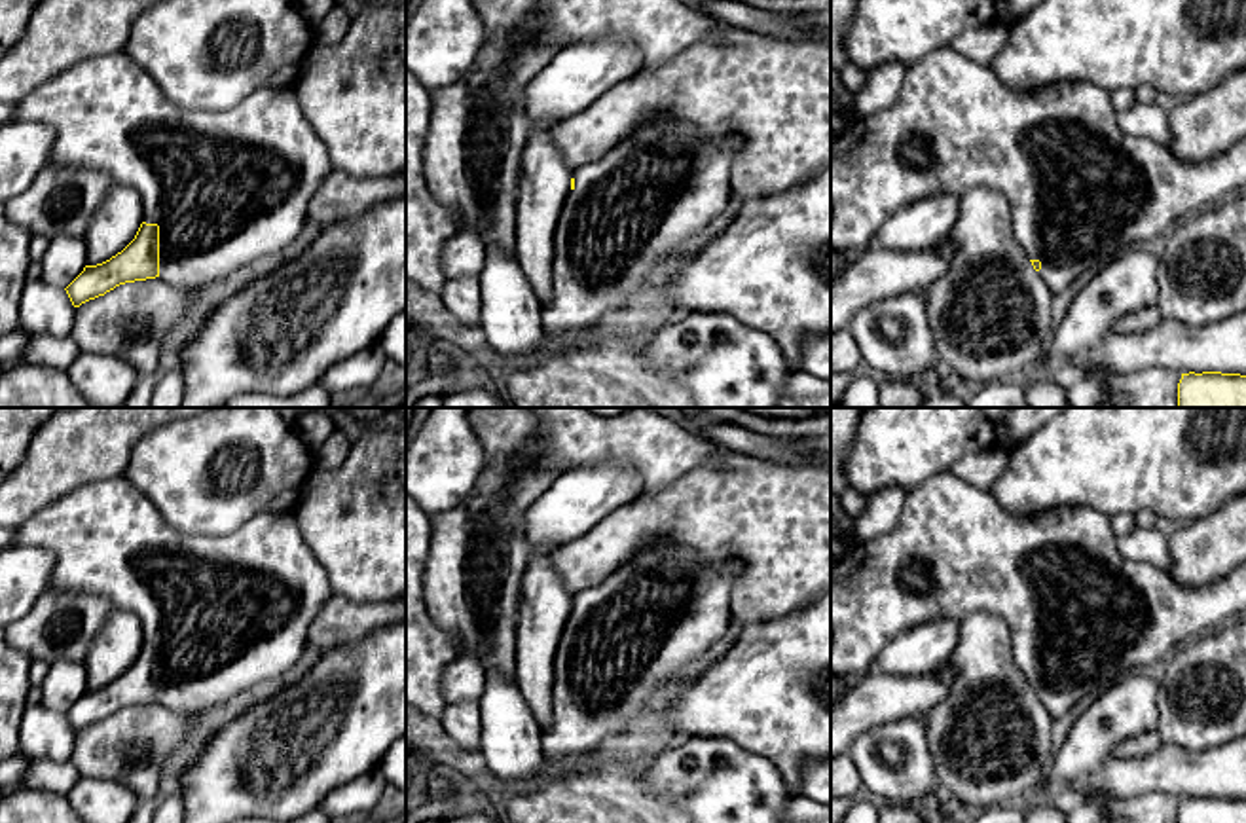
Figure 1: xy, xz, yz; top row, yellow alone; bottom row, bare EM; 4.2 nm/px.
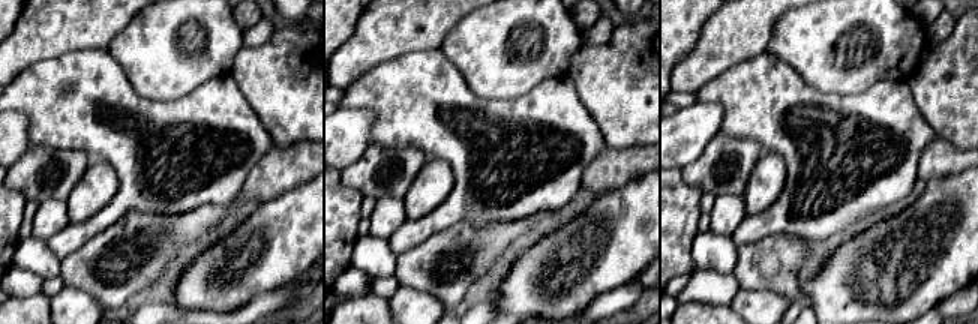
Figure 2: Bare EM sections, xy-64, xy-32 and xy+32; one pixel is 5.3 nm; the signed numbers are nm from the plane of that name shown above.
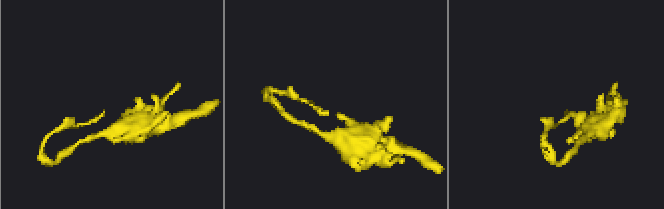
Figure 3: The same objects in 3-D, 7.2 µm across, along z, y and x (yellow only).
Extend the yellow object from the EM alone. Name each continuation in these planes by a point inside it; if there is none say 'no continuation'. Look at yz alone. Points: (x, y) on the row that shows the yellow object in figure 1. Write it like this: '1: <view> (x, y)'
1: yz (1081, 190)

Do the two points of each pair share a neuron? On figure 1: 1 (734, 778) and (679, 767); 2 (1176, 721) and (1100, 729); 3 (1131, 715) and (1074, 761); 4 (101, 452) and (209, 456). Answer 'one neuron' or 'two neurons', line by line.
1: one neuron
2: two neurons
3: one neuron
4: two neurons

